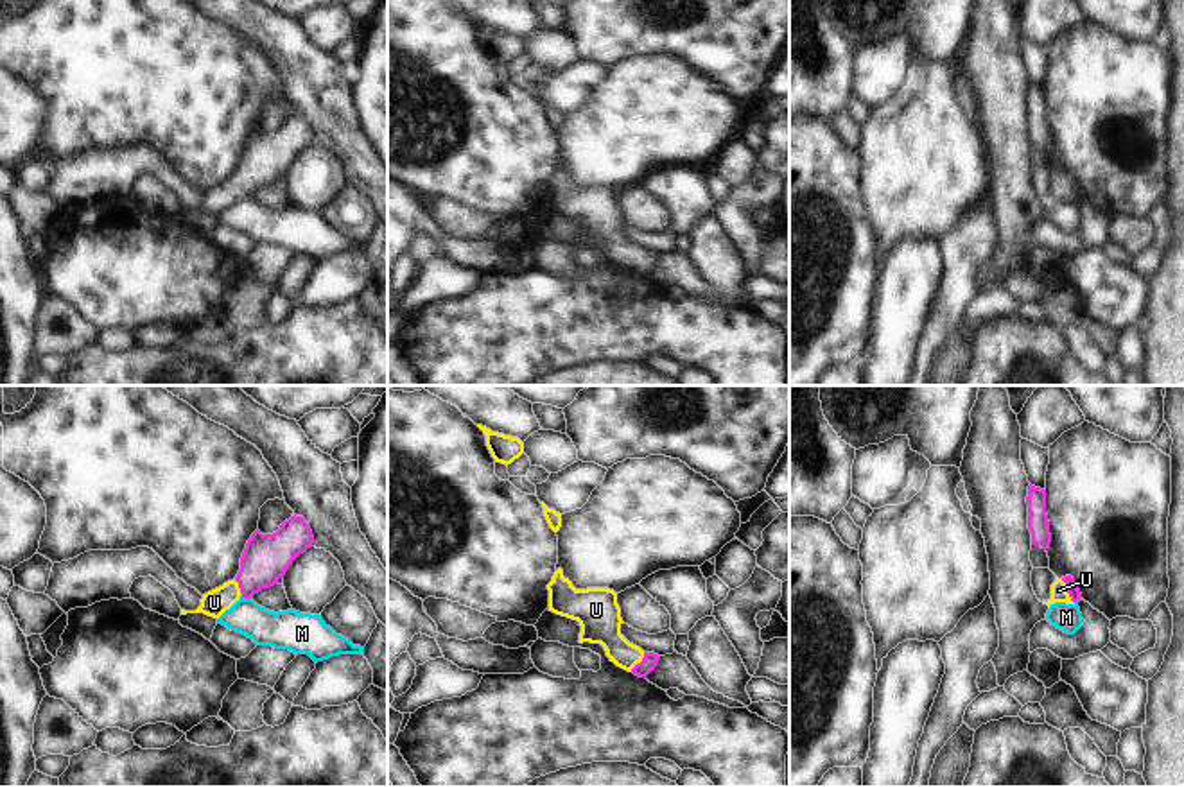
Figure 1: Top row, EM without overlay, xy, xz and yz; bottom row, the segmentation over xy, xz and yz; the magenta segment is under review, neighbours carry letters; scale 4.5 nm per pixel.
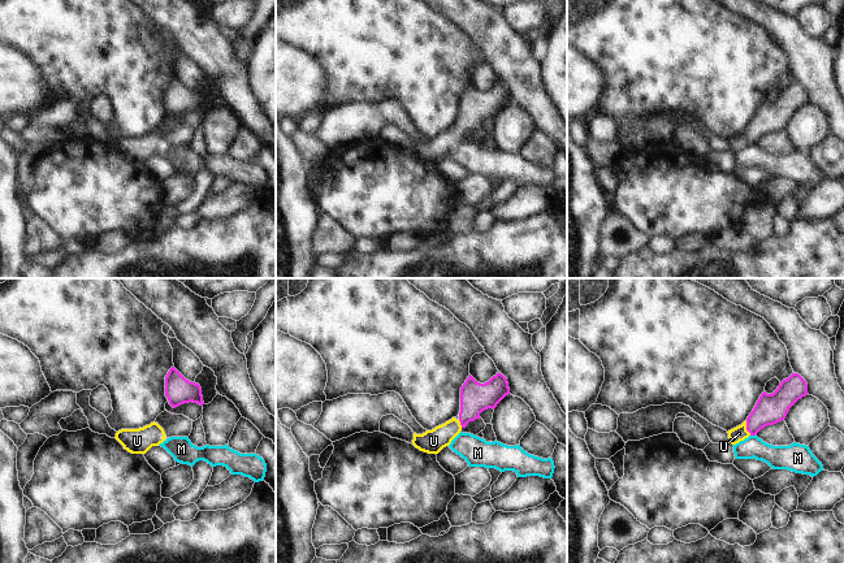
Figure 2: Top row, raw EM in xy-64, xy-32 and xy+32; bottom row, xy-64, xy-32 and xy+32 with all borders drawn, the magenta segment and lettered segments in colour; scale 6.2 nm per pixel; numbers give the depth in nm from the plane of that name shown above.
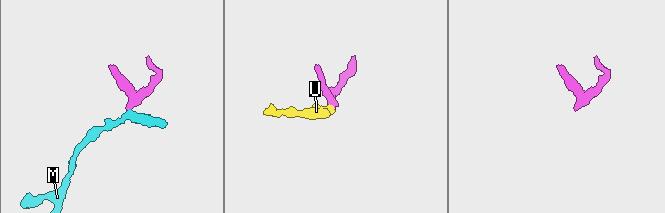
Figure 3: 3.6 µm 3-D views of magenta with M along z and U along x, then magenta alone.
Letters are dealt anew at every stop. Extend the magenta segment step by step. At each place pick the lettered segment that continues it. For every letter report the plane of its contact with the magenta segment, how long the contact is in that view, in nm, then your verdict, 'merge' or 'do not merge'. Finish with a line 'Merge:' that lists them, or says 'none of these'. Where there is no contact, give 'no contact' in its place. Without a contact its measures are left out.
M: xy | 50 nm | do not merge
U: yz | 130 nm | merge
Merge: U

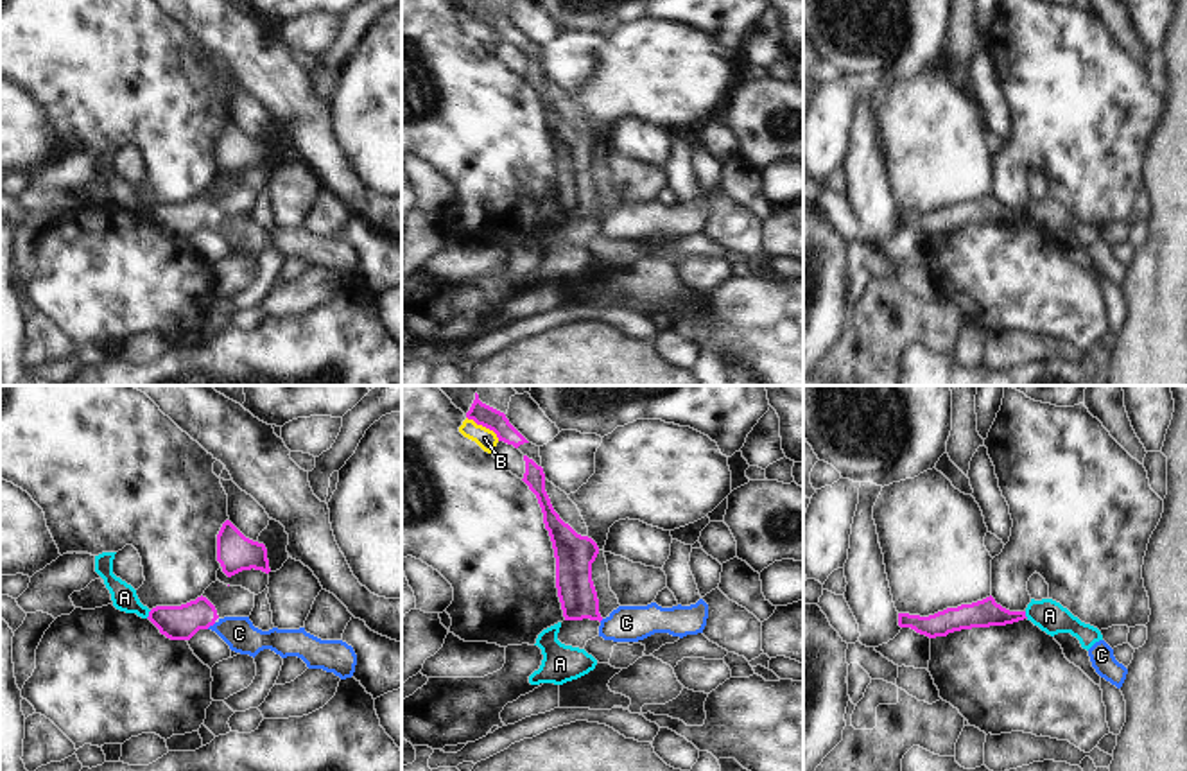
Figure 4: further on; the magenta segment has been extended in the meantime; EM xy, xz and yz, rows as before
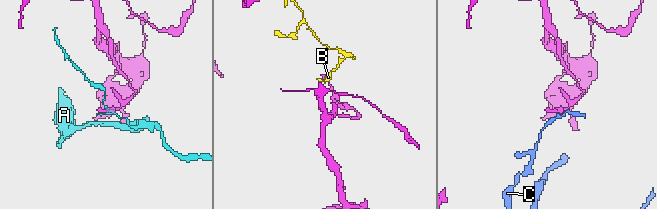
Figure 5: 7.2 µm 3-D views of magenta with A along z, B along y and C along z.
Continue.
A: xy | 50 nm | do not merge
B: xz | 190 nm | do not merge
C: xy | 50 nm | do not merge
Merge: none of these

